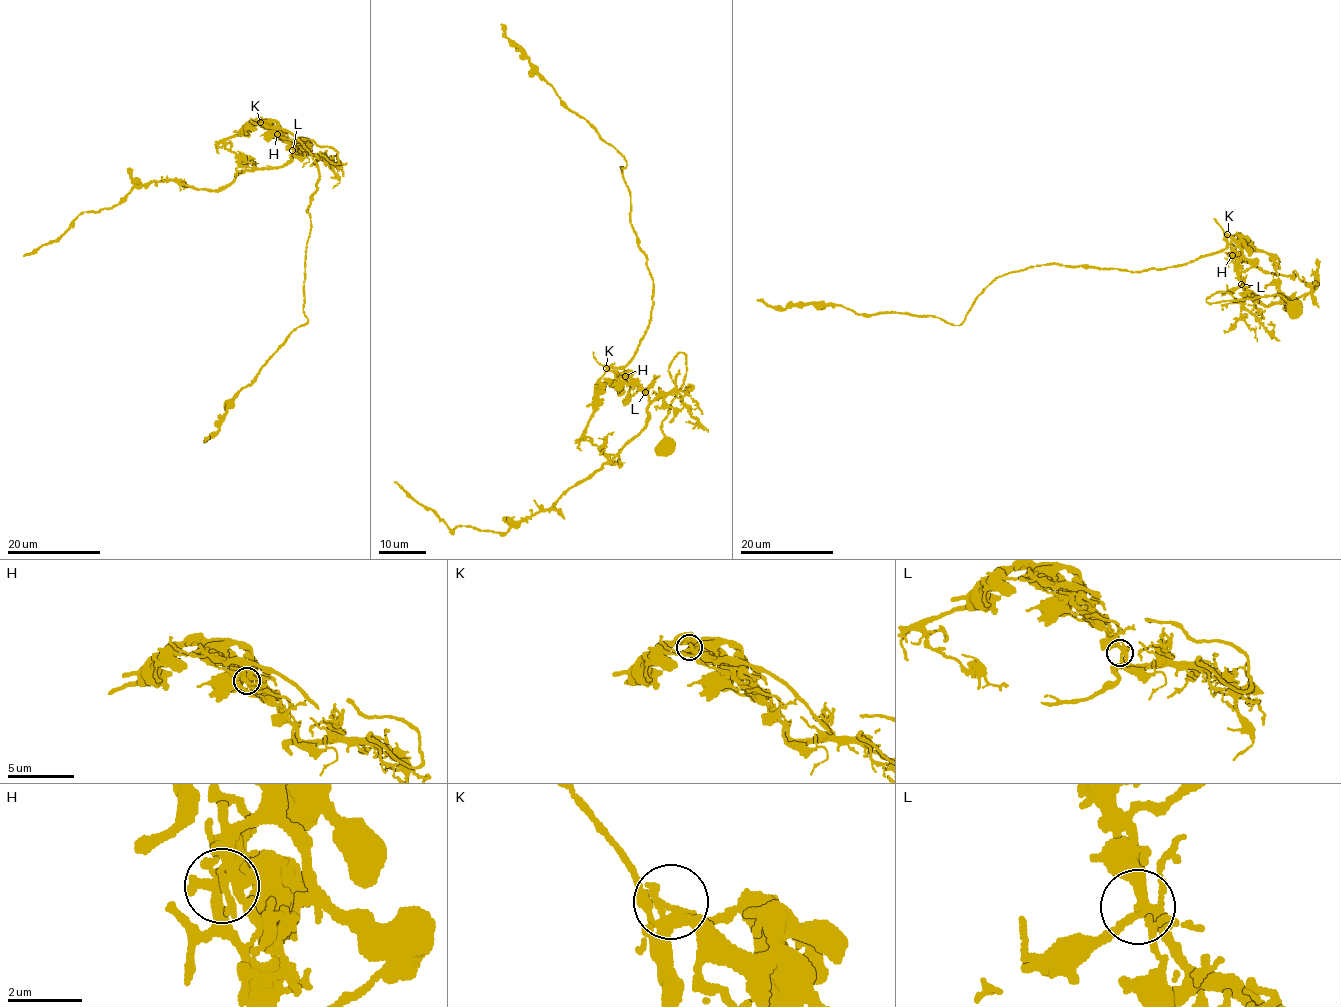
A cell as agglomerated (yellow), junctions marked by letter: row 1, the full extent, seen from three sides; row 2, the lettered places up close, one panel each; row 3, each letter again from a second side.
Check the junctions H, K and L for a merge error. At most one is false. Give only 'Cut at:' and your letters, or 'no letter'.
Cut at: H

